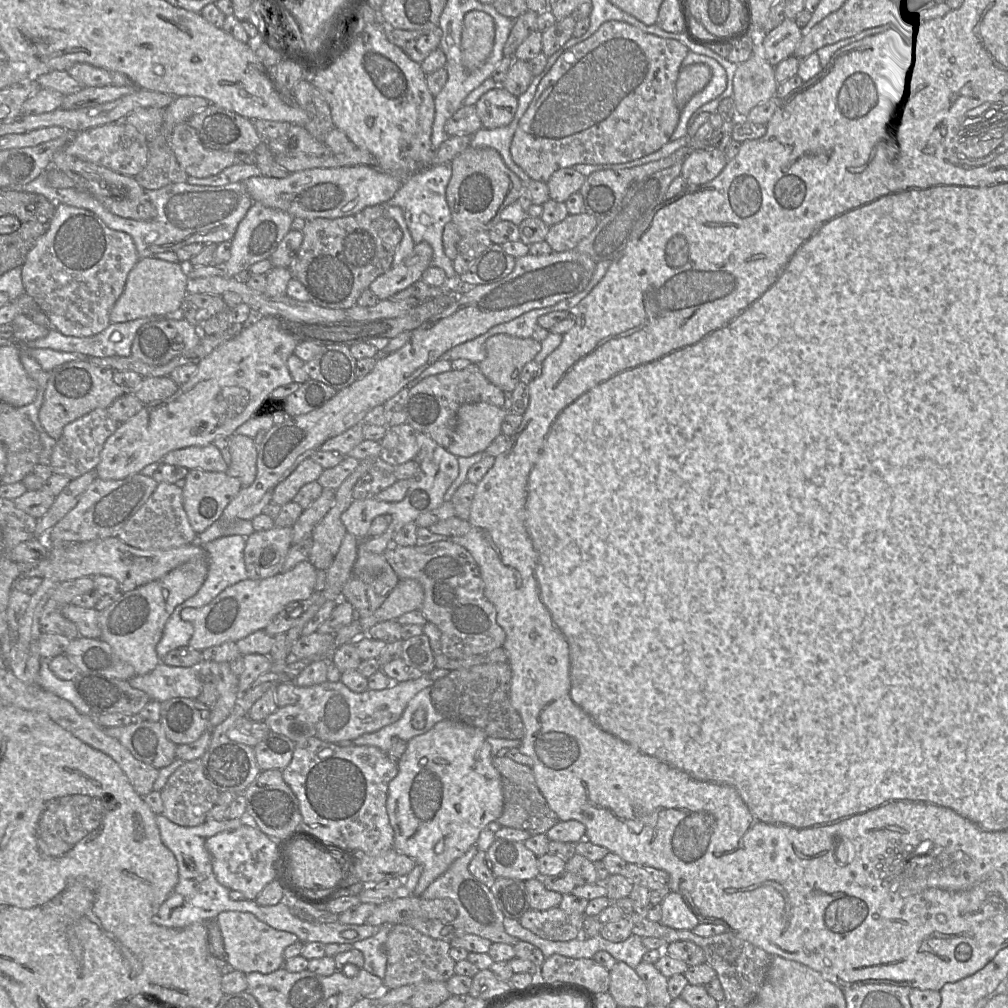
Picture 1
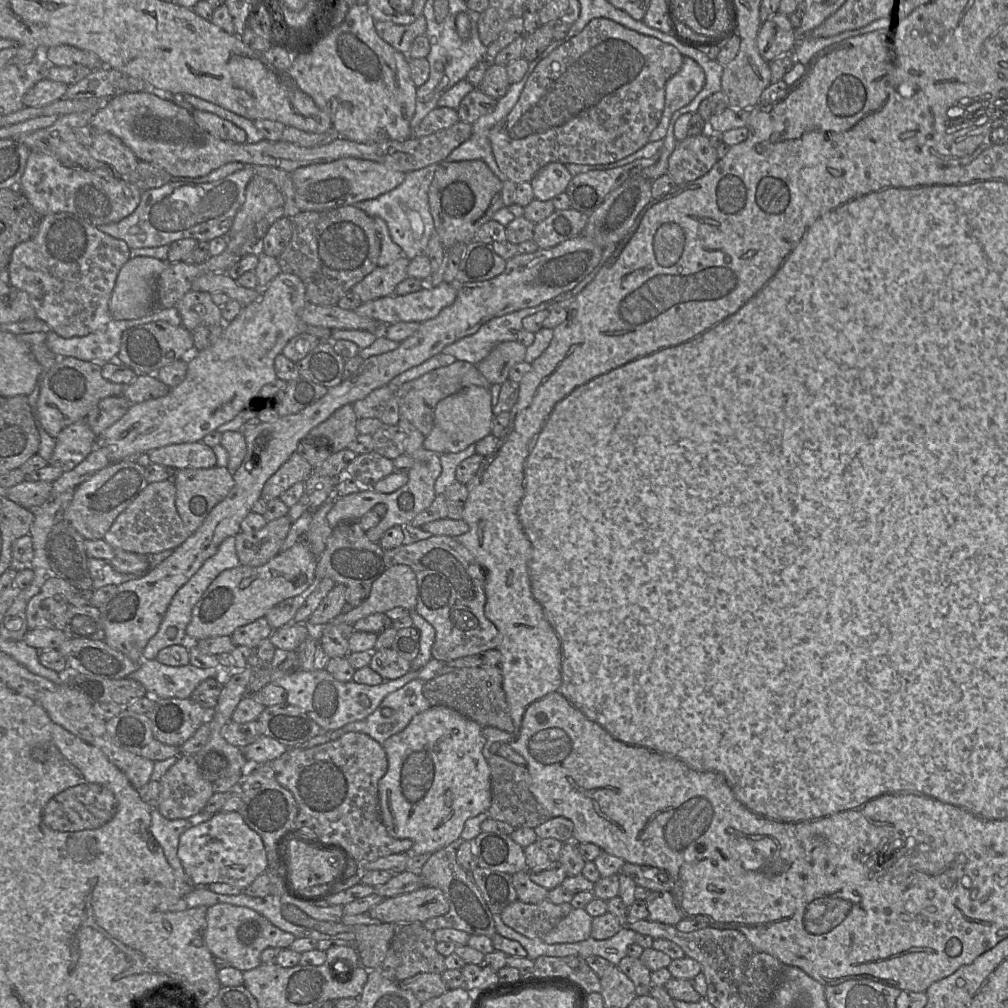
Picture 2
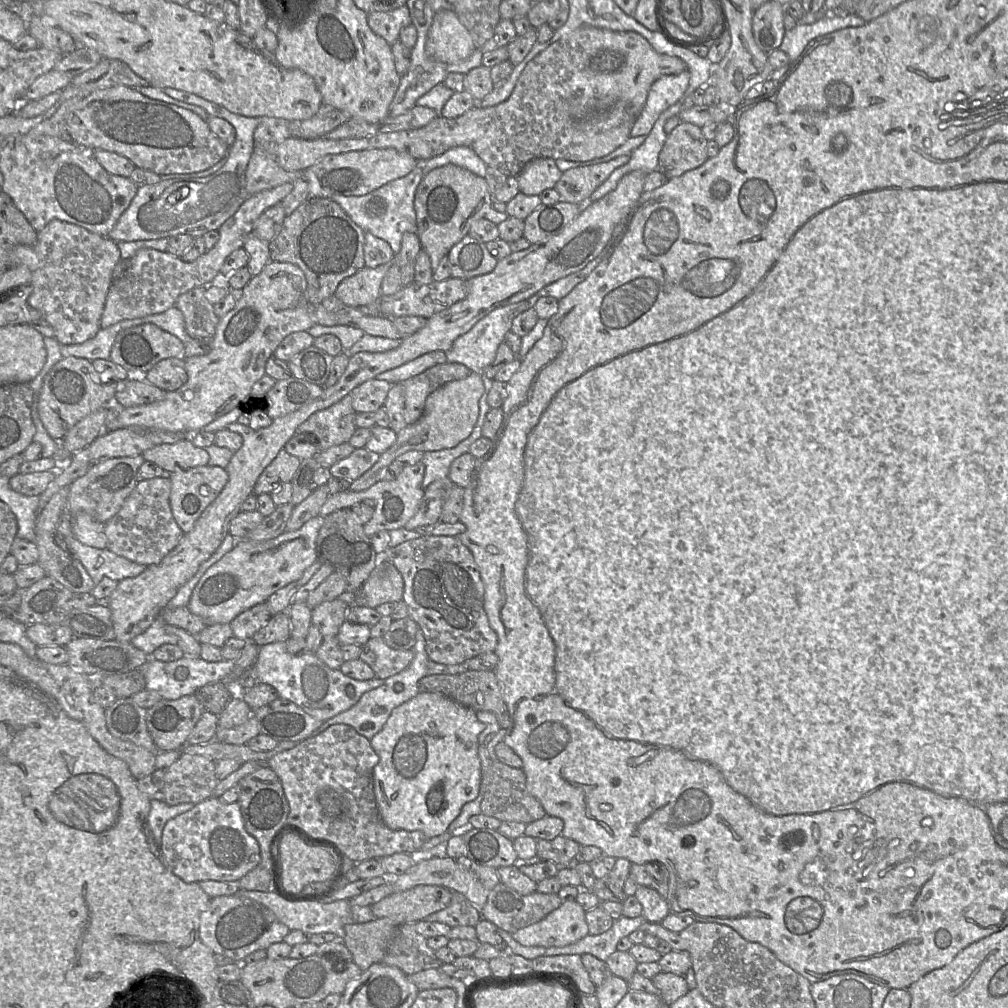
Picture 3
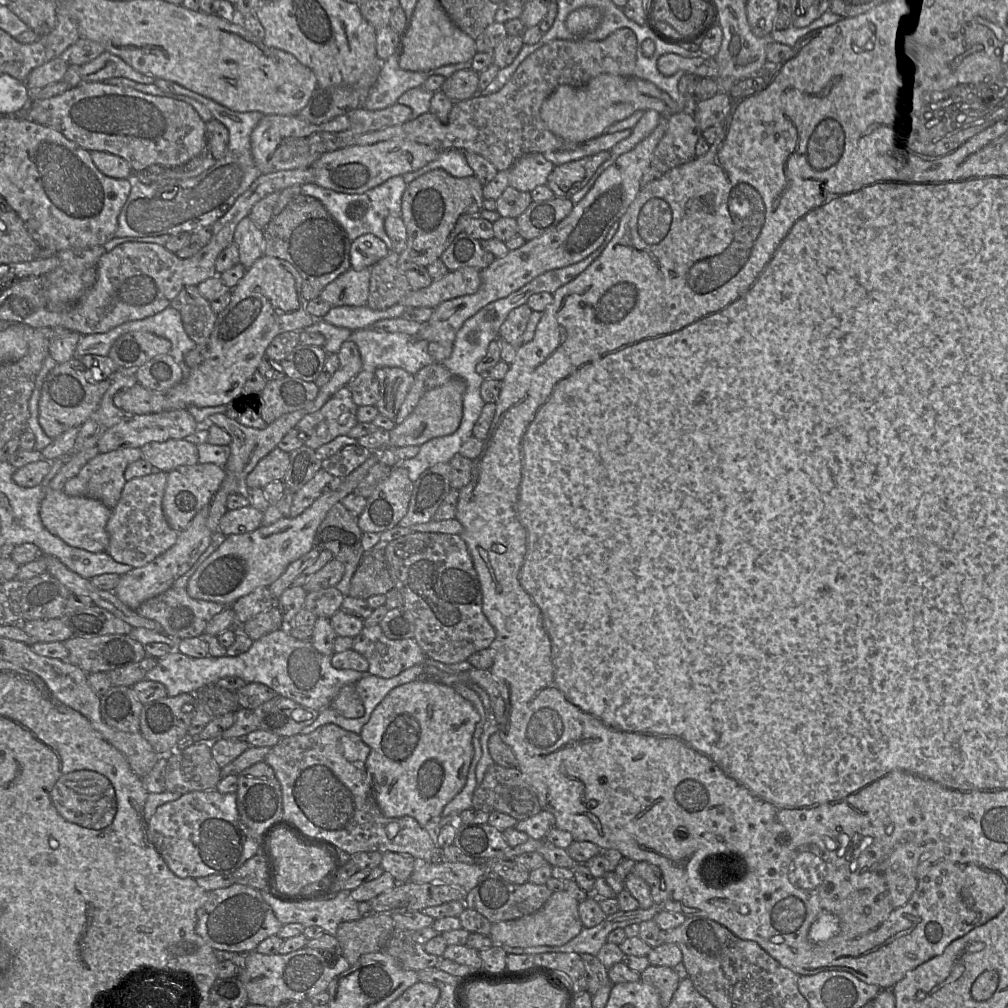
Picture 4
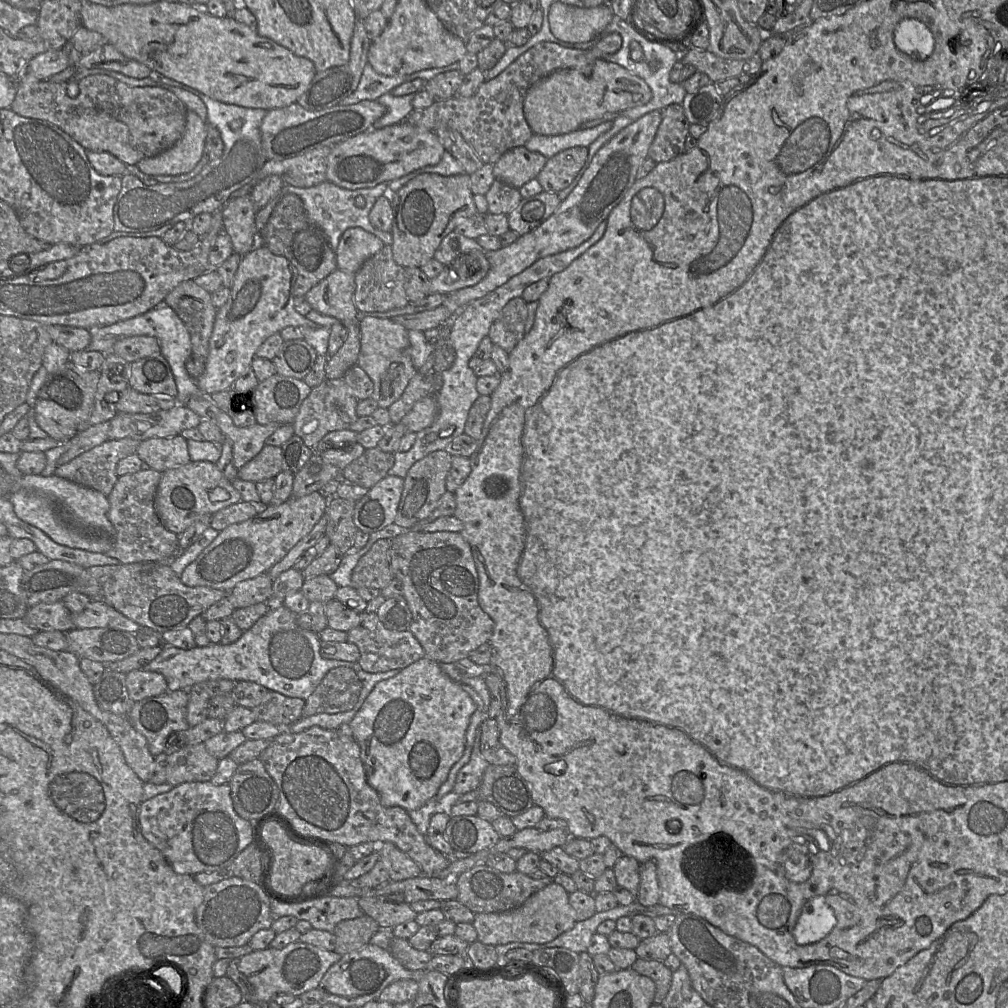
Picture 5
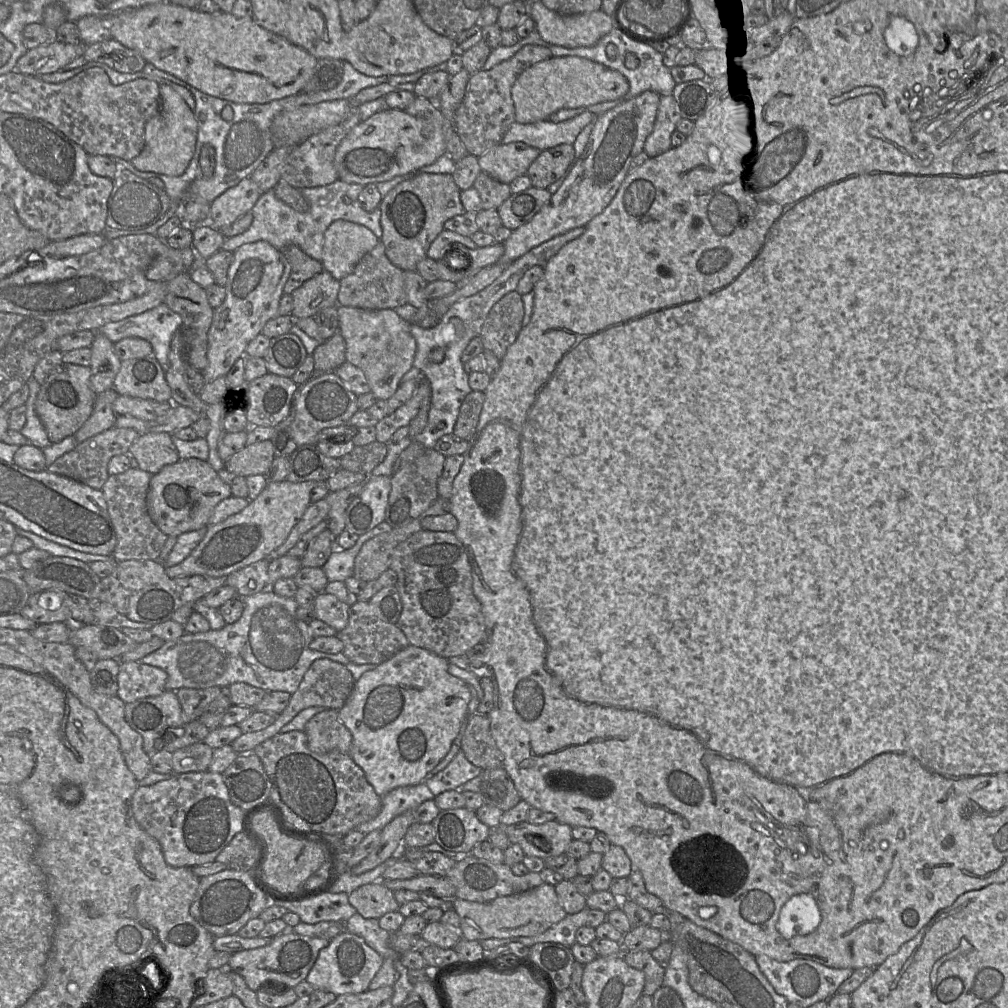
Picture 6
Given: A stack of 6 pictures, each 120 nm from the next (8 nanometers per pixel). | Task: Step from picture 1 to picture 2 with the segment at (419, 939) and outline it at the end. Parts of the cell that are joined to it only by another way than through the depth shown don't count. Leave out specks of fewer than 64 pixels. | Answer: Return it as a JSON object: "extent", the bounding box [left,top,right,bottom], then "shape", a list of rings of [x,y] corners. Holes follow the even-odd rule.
{"extent":[376,922,447,983],"shape":[[[421,922],[391,923],[394,934],[386,958],[376,968],[383,976],[397,983],[411,978],[419,973],[434,973],[441,975],[447,968],[445,957],[436,950],[437,941],[433,933],[428,931]]]}

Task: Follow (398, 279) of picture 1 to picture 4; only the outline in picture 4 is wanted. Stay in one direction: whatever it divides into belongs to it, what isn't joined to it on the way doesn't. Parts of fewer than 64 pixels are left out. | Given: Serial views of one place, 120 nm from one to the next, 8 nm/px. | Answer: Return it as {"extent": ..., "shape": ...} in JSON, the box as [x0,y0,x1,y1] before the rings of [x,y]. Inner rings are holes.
{"extent":[319,268,370,307],"shape":[[[365,268],[360,271],[349,269],[329,283],[321,292],[319,298],[329,303],[332,307],[366,306],[368,301],[369,285],[370,268]]]}

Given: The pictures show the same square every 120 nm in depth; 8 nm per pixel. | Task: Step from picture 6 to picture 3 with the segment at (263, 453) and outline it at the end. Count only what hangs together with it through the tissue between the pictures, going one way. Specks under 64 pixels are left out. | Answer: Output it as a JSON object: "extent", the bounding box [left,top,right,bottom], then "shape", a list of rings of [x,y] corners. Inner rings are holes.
{"extent":[254,449,301,494],"shape":[[[282,449],[275,459],[263,470],[254,486],[254,494],[271,494],[282,484],[289,483],[295,476],[301,460]]]}

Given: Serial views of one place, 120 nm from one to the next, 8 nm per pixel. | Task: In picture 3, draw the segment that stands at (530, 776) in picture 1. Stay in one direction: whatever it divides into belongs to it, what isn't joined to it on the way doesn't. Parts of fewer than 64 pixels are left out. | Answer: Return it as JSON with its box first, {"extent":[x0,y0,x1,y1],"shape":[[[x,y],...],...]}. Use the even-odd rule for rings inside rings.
{"extent":[480,760,546,824],"shape":[[[498,760],[493,761],[482,774],[480,793],[483,795],[481,813],[501,822],[529,824],[546,816],[542,804],[529,792],[522,768],[510,767]]]}

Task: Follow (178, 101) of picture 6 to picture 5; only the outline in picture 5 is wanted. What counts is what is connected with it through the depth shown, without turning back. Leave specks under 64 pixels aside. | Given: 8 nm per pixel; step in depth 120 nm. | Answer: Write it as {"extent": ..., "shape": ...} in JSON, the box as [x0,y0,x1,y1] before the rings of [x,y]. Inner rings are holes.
{"extent":[137,110,207,175],"shape":[[[192,110],[187,111],[186,127],[180,140],[156,156],[142,159],[137,167],[148,175],[180,175],[194,169],[204,154],[207,123]]]}

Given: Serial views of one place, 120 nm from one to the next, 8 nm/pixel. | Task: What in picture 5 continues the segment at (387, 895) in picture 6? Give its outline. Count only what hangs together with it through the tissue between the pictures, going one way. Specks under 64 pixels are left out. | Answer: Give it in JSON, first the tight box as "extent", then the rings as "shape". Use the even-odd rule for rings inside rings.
{"extent":[358,895,417,929],"shape":[[[363,895],[358,898],[358,905],[365,915],[373,918],[383,929],[415,920],[417,913],[406,903],[393,903],[379,899],[373,895]]]}

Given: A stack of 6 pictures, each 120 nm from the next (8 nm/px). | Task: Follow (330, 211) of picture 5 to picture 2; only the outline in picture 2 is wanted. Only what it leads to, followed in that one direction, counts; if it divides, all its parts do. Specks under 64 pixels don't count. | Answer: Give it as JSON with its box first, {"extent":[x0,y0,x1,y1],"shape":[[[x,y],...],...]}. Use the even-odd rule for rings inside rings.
{"extent":[354,163,439,260],"shape":[[[434,163],[419,170],[410,171],[406,173],[402,184],[393,190],[374,199],[354,204],[369,216],[383,219],[387,224],[391,239],[402,249],[403,255],[410,260],[417,255],[425,254],[431,236],[436,233],[429,207],[428,191],[438,167],[439,163]]]}

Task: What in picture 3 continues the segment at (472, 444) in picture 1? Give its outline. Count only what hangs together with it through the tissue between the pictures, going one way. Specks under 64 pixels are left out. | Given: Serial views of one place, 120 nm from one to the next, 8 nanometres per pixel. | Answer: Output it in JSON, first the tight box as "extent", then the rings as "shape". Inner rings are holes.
{"extent":[350,372,485,491],"shape":[[[471,372],[464,379],[451,381],[432,392],[426,399],[422,417],[397,432],[395,443],[379,455],[376,463],[358,479],[351,482],[350,491],[369,489],[383,480],[388,466],[401,454],[417,450],[421,452],[438,451],[457,446],[472,433],[479,416],[479,400],[485,391],[482,376]]]}

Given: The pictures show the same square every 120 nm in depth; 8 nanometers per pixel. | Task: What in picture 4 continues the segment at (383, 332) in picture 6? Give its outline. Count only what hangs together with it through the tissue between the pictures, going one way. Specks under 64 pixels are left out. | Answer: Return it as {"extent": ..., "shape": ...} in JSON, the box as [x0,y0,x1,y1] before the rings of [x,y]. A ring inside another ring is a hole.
{"extent":[375,367,414,420],"shape":[[[398,367],[375,370],[379,382],[379,399],[376,407],[382,415],[395,420],[414,382],[414,375]]]}

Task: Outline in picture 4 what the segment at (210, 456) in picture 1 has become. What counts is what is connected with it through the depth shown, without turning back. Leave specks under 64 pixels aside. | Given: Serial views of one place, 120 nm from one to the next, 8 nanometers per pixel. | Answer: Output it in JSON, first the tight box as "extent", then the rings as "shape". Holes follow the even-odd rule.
{"extent":[140,439,198,473],"shape":[[[186,439],[150,442],[140,449],[144,460],[165,473],[198,463],[197,445]]]}

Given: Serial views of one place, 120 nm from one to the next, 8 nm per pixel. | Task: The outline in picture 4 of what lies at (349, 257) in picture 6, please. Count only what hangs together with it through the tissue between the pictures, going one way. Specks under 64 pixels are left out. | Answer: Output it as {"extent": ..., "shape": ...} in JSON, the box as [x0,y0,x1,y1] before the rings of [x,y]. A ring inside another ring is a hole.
{"extent":[350,234,389,271],"shape":[[[364,234],[352,241],[350,247],[351,269],[360,271],[371,268],[386,257],[389,249],[386,244],[373,234]]]}

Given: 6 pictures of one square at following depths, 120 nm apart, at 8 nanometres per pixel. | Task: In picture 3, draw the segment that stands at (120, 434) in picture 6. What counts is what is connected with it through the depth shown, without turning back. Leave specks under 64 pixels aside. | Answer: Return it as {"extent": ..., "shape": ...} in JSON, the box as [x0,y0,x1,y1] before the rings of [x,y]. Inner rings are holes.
{"extent":[69,454,144,523],"shape":[[[142,454],[118,457],[92,464],[87,472],[69,487],[69,510],[74,515],[86,512],[101,523],[108,522],[123,506],[139,482],[139,468],[144,463]]]}

